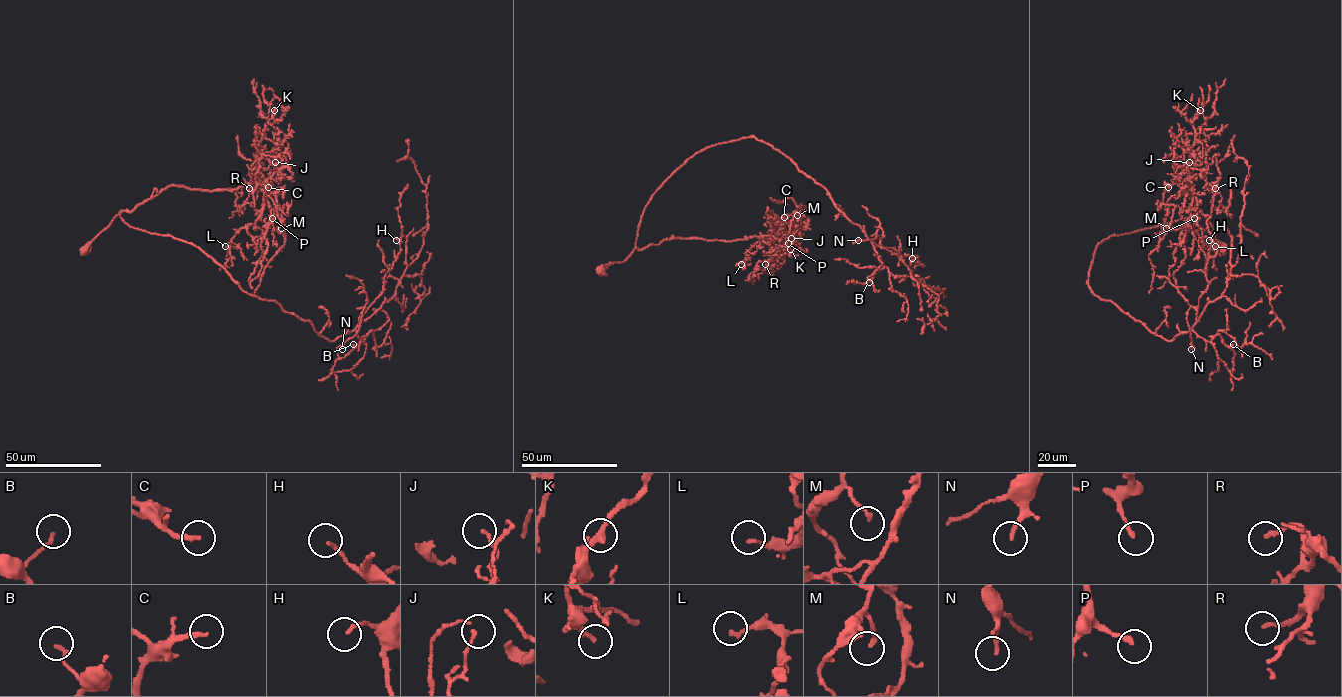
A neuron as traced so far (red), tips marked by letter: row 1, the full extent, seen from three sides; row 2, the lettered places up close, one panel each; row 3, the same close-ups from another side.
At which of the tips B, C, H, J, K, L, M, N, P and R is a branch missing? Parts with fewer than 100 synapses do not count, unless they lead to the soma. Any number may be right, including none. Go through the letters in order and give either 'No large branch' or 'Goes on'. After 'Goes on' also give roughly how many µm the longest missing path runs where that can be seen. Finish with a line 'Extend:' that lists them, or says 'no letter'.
B: No large branch
C: Goes on. Missing length about 25 µm
H: No large branch
J: No large branch
K: No large branch
L: No large branch
M: No large branch
N: No large branch
P: No large branch
R: No large branch
Extend: C

